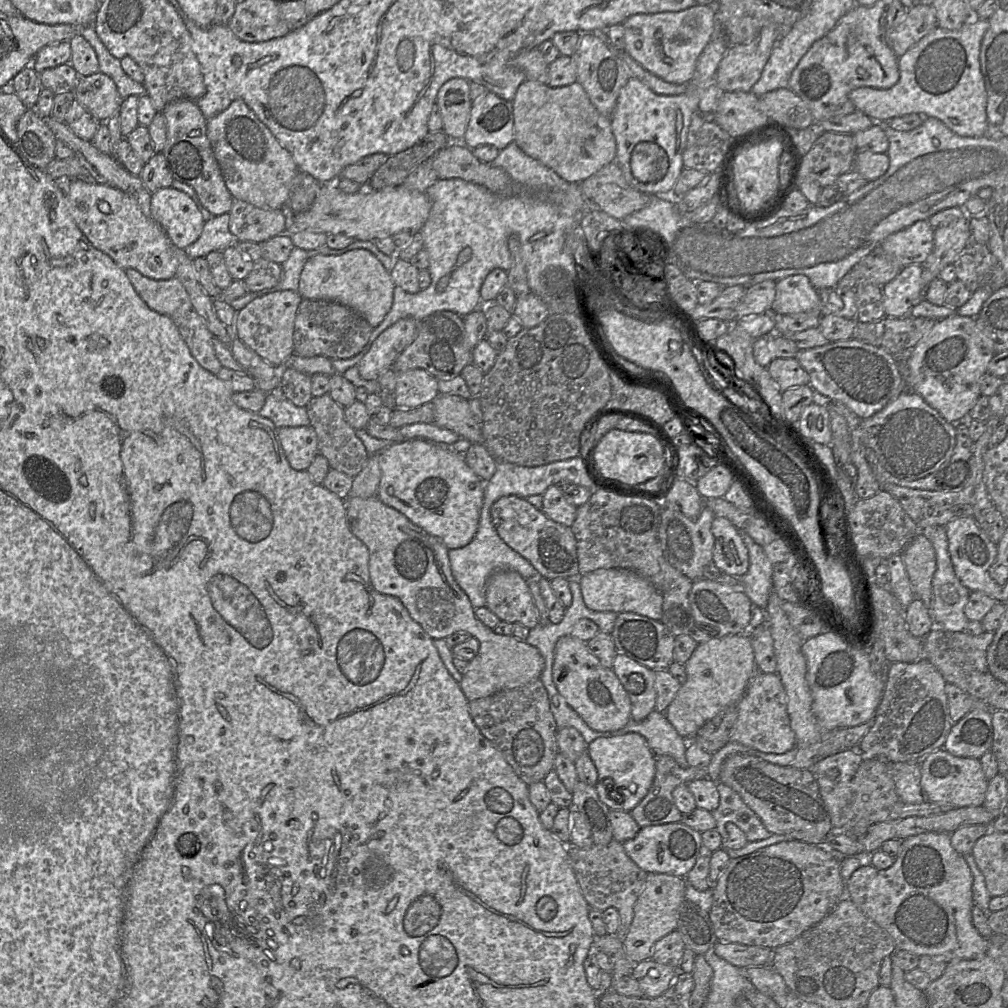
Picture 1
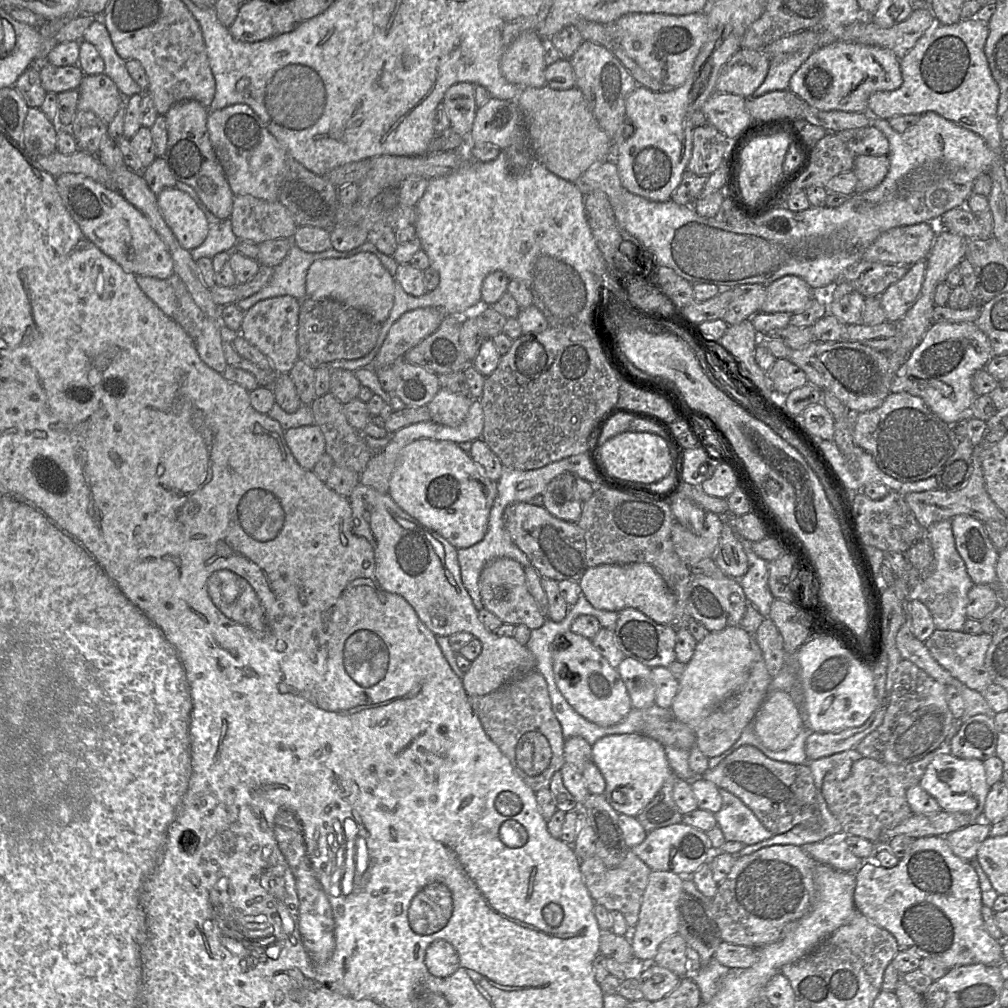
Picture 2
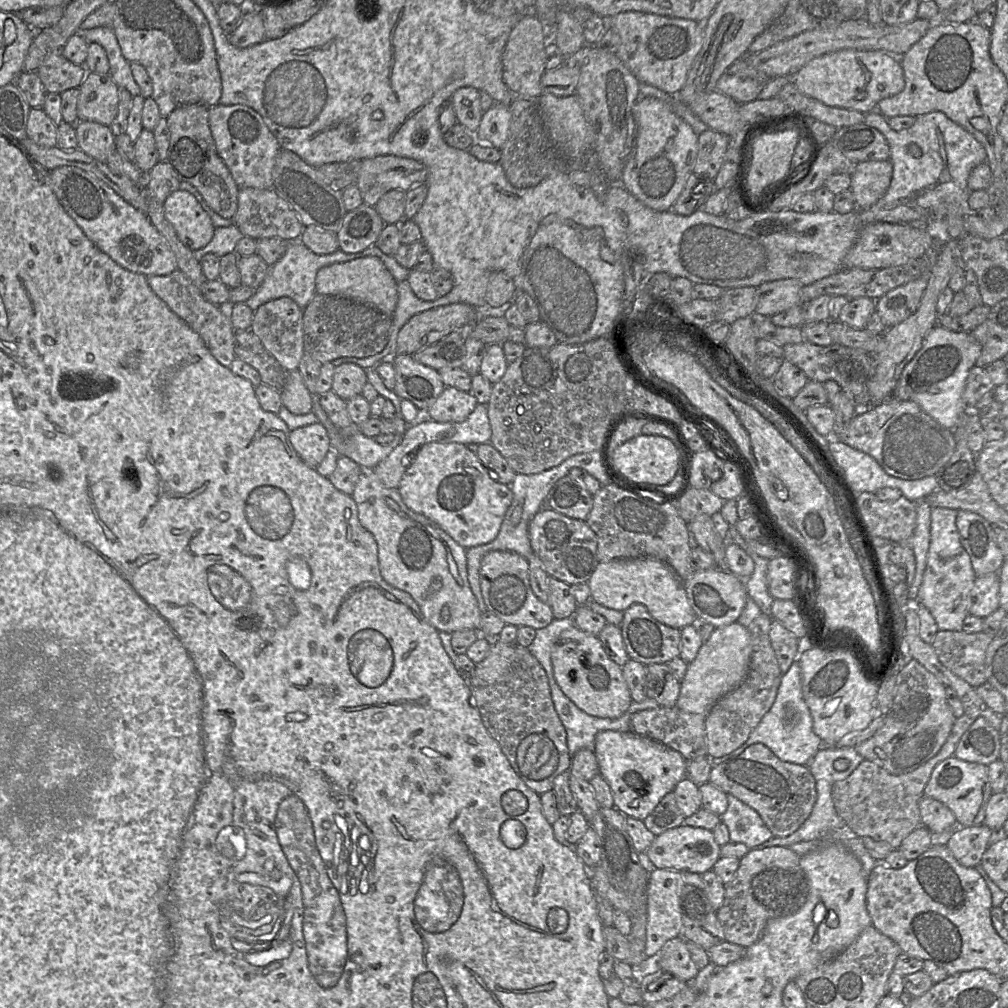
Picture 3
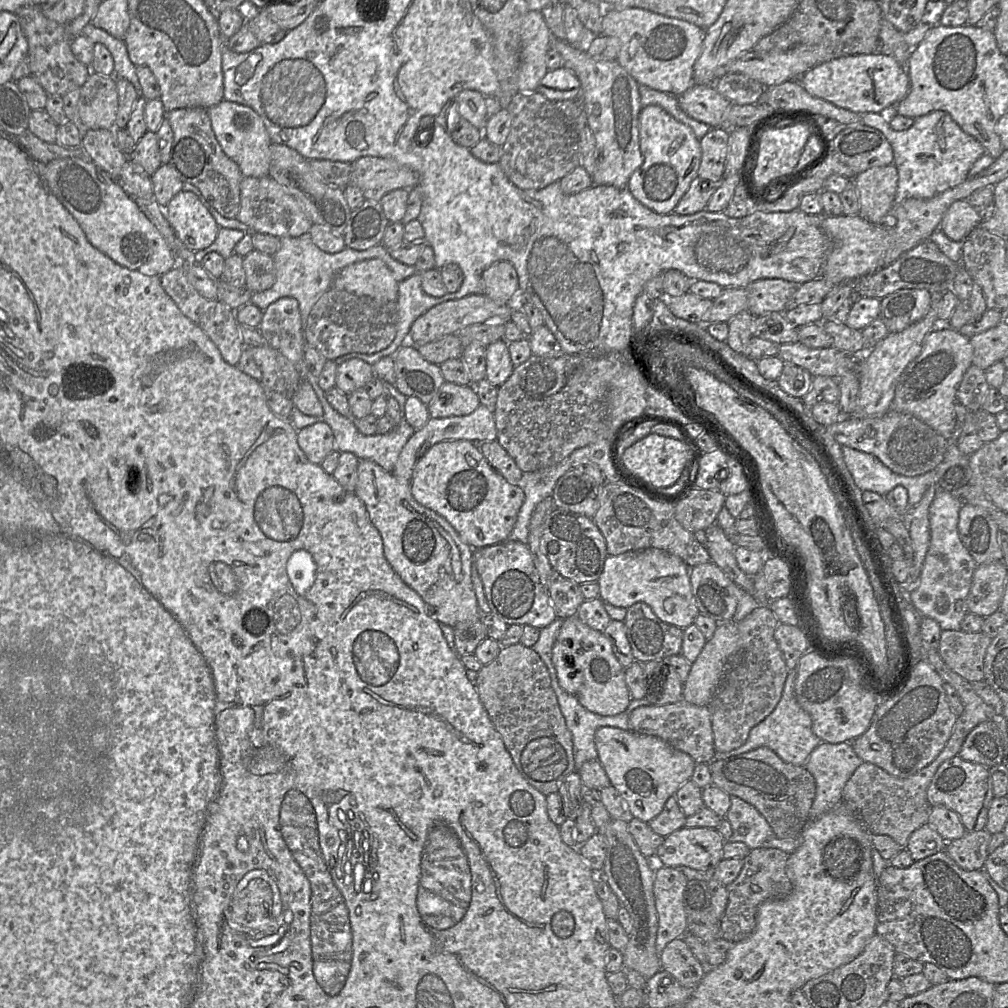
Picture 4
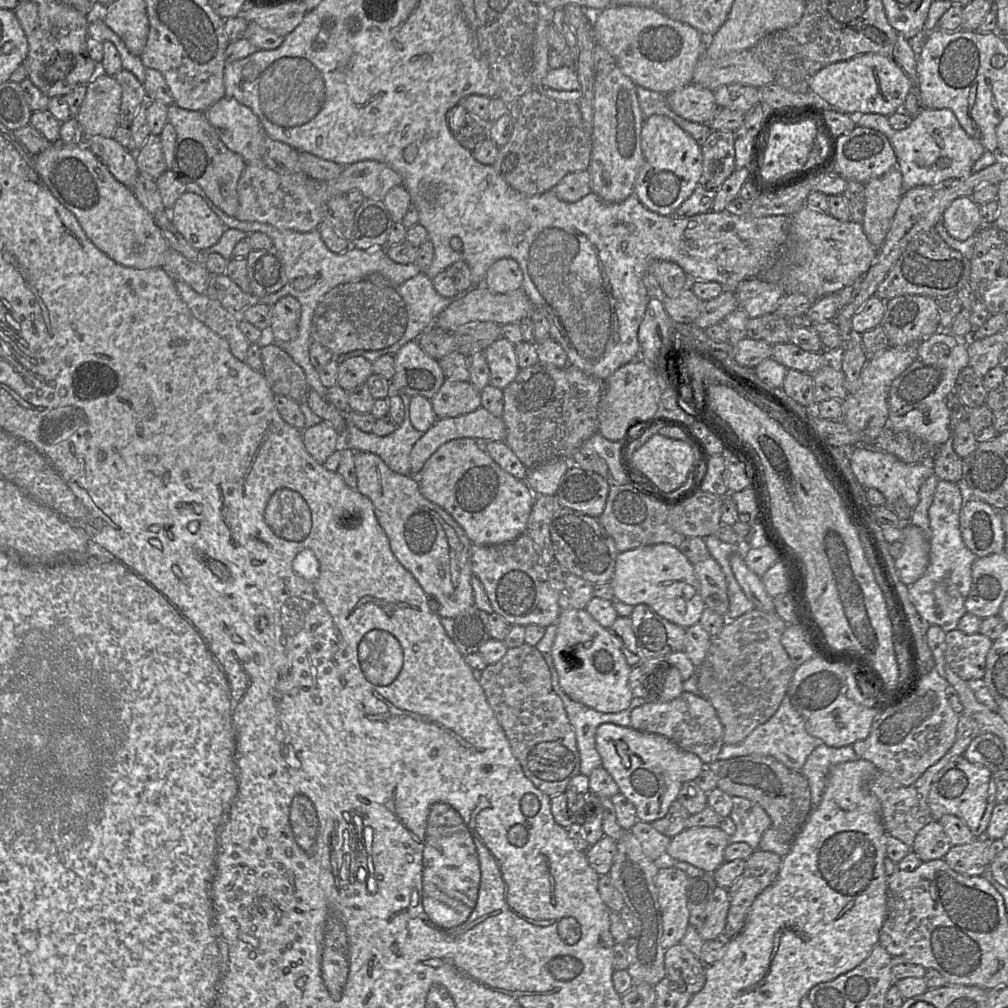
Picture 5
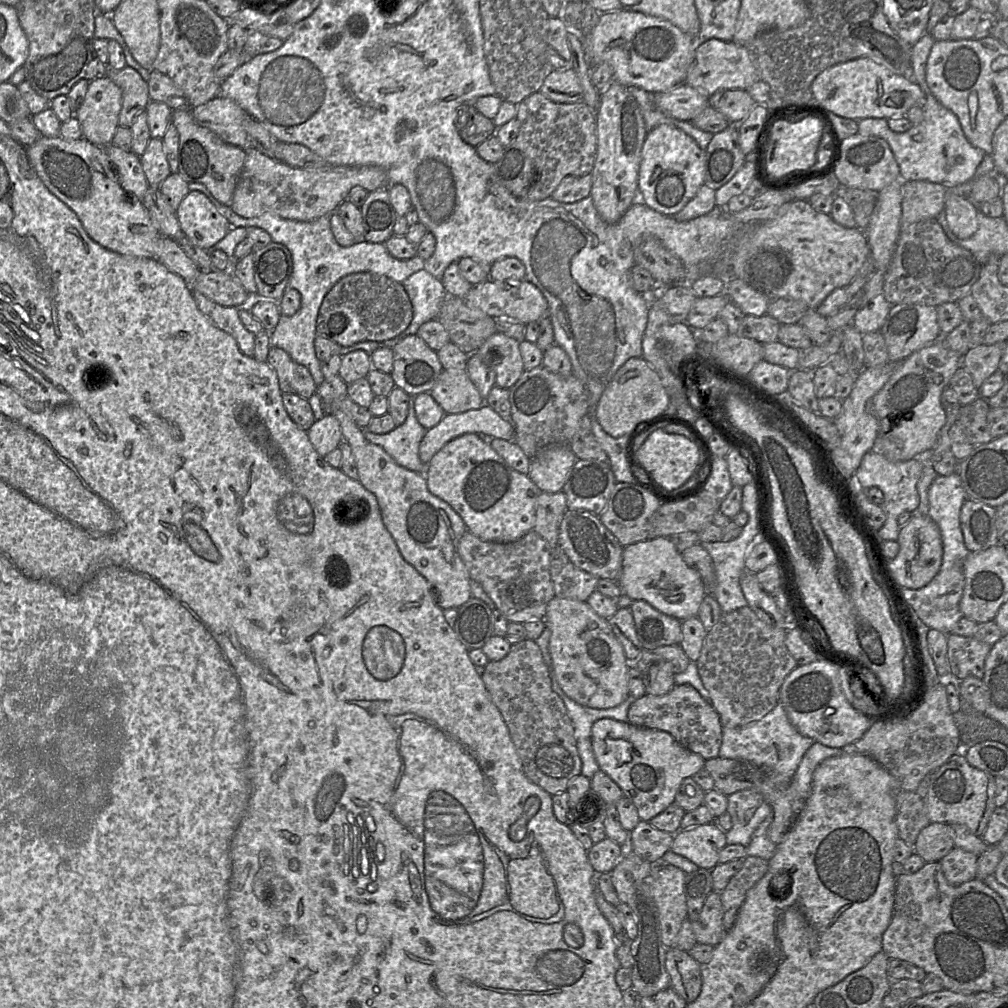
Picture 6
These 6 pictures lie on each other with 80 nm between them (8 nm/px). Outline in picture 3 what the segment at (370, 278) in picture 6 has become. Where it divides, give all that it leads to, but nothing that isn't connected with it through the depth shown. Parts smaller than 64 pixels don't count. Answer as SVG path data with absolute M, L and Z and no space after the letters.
M316 294L303 310L304 354L321 364L340 357L366 358L381 352L389 340L392 316L341 295Z

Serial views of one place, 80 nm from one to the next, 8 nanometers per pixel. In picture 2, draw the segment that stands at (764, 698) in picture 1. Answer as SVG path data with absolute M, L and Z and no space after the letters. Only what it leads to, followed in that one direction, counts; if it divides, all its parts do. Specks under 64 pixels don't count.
M781 690L768 693L752 724L761 744L772 751L789 748L804 728L801 712L791 695Z

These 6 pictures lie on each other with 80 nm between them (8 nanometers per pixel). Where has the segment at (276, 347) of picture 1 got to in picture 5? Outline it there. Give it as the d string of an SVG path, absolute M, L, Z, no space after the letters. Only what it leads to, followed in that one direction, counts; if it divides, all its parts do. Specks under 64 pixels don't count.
M287 295L280 298L271 308L271 332L274 342L288 342L296 338L301 315L299 301Z

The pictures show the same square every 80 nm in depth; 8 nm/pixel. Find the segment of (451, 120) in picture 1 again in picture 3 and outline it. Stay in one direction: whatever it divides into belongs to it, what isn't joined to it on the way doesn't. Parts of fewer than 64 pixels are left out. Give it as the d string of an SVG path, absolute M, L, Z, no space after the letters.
M461 87L452 94L450 102L455 111L457 123L476 132L484 113L480 105L480 92L474 87Z

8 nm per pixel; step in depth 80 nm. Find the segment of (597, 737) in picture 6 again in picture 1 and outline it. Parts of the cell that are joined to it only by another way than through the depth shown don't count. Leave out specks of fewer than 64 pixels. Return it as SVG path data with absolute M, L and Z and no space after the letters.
M638 733L597 738L587 745L587 753L597 769L595 789L601 801L611 810L631 812L648 793L655 775L655 754L645 738Z

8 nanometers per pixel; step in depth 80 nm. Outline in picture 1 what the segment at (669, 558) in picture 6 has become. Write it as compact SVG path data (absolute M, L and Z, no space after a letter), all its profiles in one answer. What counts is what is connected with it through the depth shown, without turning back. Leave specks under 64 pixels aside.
M597 569L578 578L586 607L598 612L634 612L660 621L662 616L661 593L644 577L625 569Z

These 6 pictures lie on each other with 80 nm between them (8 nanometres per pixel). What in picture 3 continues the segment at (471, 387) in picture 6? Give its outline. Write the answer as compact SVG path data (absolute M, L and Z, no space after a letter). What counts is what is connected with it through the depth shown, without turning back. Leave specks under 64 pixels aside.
M445 387L437 399L426 410L427 418L436 422L462 422L478 404L470 392L454 387Z

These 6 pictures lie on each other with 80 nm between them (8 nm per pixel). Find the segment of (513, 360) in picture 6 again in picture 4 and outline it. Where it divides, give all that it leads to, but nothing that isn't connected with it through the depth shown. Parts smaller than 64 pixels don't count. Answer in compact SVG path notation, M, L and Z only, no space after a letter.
M505 339L486 347L486 379L494 386L501 386L512 374L514 366Z

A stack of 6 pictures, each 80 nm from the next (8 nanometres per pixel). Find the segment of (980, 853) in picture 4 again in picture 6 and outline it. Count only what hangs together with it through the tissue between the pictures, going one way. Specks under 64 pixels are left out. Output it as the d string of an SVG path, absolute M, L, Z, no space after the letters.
M955 846L939 862L947 881L957 886L977 877L977 860L977 855Z

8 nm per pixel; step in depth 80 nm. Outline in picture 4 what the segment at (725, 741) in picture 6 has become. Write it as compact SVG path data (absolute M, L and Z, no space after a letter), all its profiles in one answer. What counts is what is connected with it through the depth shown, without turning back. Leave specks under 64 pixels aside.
M796 667L787 674L781 698L774 710L760 723L754 726L748 735L746 742L740 747L729 752L715 752L714 760L722 760L737 756L759 747L768 747L783 761L804 766L811 752L822 742L812 731L810 715L798 704L794 686L796 680Z

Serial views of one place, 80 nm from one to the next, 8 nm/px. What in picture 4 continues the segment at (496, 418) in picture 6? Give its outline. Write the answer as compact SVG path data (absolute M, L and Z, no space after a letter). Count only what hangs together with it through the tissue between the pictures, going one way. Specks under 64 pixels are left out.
M480 404L478 408L469 415L451 416L445 418L430 417L426 424L417 429L402 448L395 463L392 474L399 480L410 481L413 469L419 458L434 444L447 440L468 441L497 441L497 429L493 413Z

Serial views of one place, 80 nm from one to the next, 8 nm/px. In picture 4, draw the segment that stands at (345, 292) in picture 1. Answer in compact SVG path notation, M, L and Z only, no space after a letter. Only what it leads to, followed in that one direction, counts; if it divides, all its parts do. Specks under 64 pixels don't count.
M368 259L343 268L333 279L332 288L391 302L398 298L398 282L381 259Z

